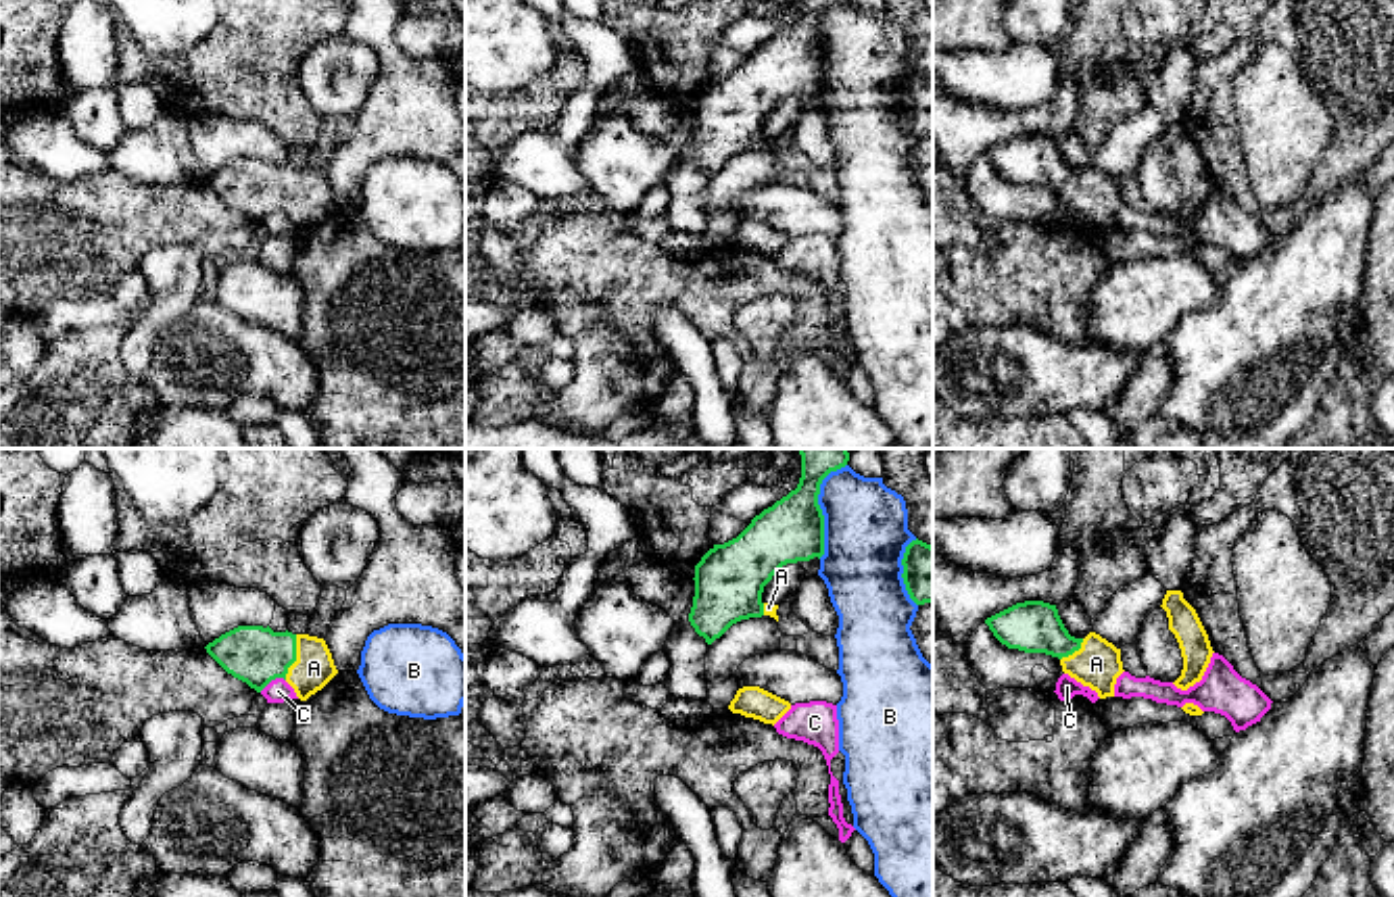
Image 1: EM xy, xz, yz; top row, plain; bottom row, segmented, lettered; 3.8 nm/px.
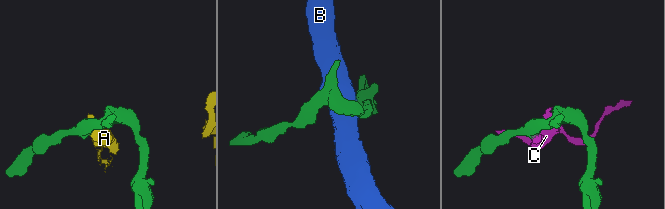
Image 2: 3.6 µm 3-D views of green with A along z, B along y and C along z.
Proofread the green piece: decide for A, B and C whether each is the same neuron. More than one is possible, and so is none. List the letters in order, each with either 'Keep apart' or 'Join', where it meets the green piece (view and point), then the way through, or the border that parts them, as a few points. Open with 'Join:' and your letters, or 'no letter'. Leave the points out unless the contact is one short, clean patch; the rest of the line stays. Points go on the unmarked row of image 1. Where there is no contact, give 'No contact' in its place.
Join: A
A: Join. Touches green at xy (295, 190). Path across: xy (253, 186), (295, 190), (314, 201)
B: Keep apart. Touches green at xz (821, 42)
C: Keep apart. Touches green at xy (272, 211). Boundary: xy (284, 211), (272, 211), (259, 224)

